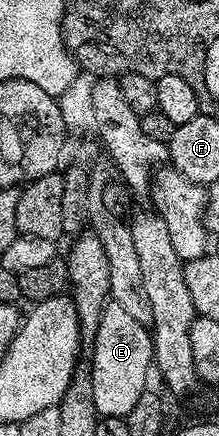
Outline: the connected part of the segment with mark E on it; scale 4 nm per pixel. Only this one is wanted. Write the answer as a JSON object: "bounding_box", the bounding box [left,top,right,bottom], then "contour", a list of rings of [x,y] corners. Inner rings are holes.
{"bounding_box":[91,301,154,418],"contour":[[[108,301],[103,310],[99,334],[95,339],[93,347],[93,364],[91,371],[91,383],[93,384],[93,396],[95,410],[100,417],[106,418],[125,418],[137,404],[138,397],[142,396],[147,389],[149,382],[147,378],[154,361],[154,337],[150,329],[141,321],[134,319],[132,315],[121,304]]]}

